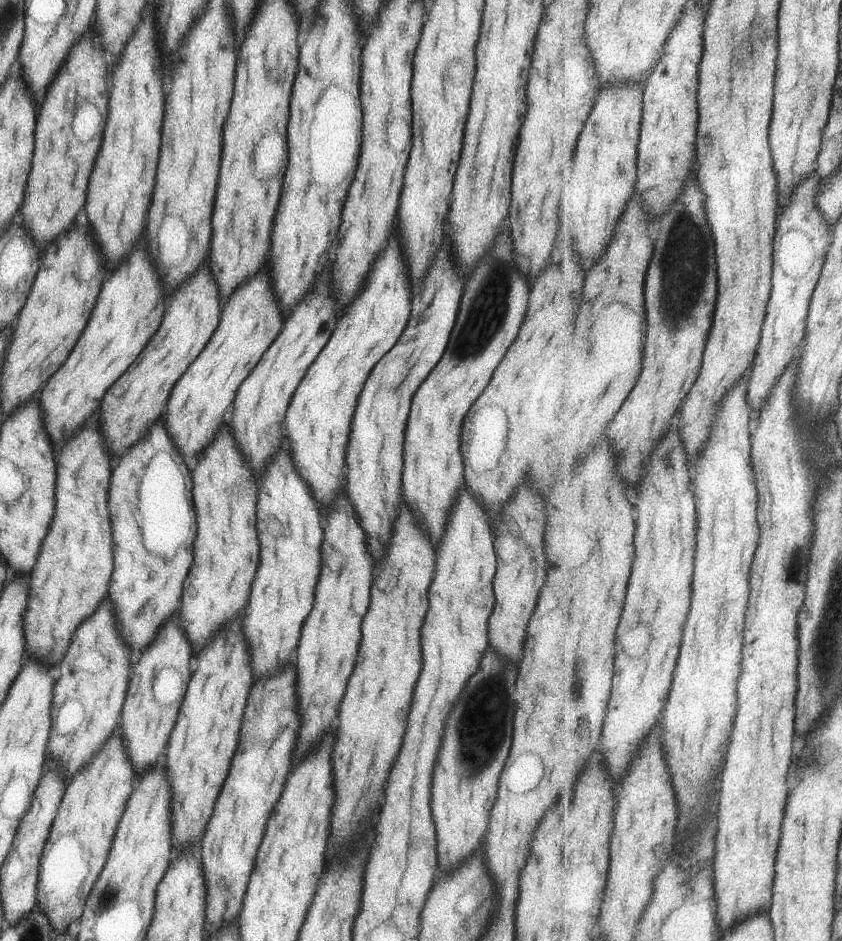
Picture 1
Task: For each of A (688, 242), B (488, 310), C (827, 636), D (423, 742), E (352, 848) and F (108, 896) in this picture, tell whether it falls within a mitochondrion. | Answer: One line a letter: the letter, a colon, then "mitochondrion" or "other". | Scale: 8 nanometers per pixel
A: mitochondrion
B: mitochondrion
C: mitochondrion
D: other
E: other
F: mitochondrion

